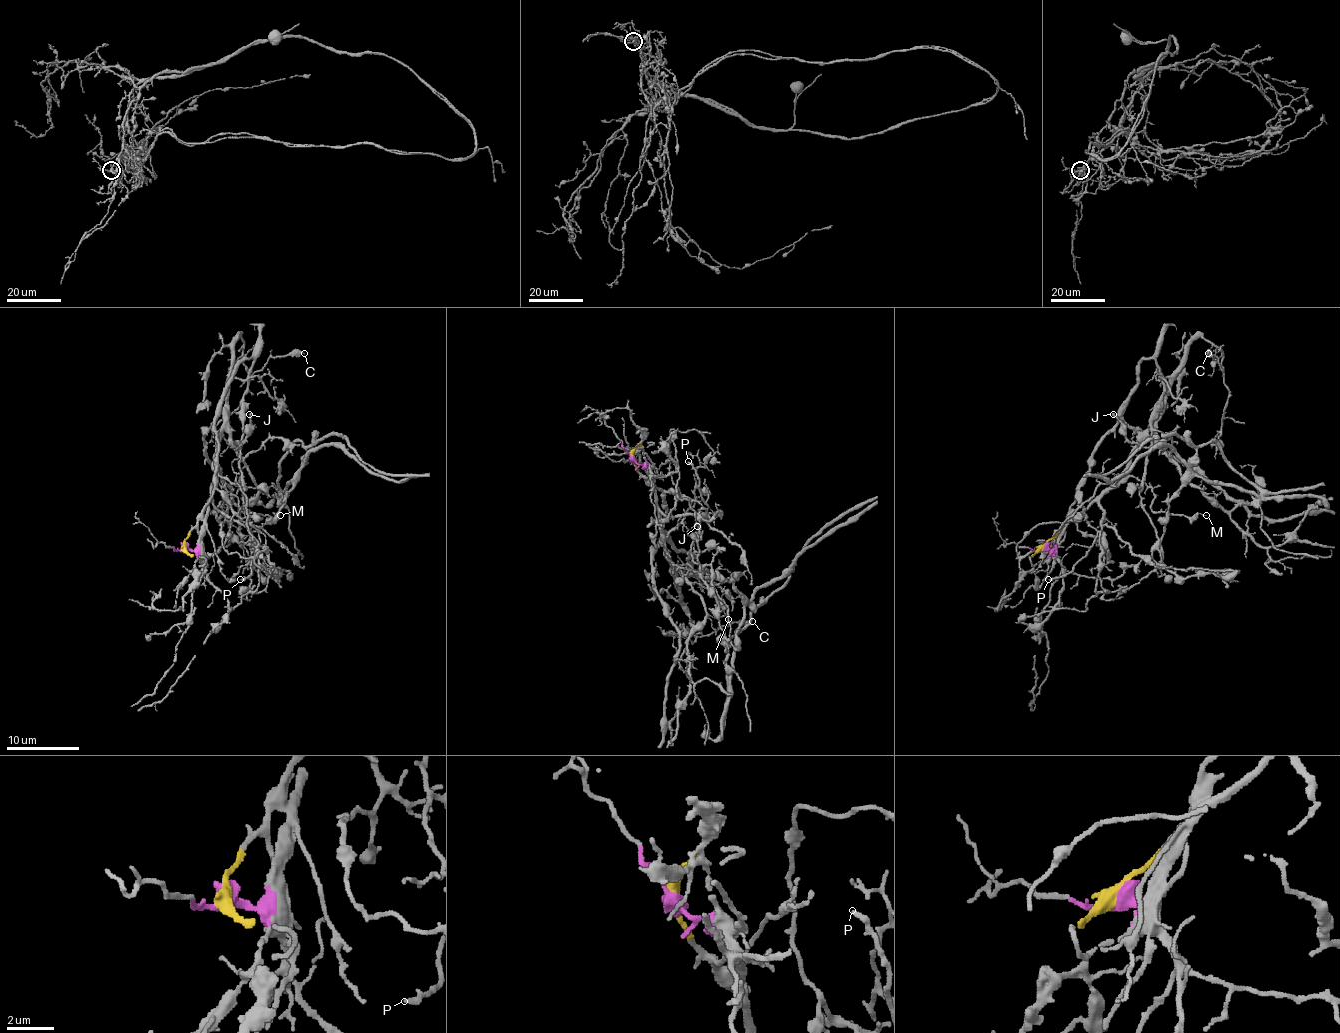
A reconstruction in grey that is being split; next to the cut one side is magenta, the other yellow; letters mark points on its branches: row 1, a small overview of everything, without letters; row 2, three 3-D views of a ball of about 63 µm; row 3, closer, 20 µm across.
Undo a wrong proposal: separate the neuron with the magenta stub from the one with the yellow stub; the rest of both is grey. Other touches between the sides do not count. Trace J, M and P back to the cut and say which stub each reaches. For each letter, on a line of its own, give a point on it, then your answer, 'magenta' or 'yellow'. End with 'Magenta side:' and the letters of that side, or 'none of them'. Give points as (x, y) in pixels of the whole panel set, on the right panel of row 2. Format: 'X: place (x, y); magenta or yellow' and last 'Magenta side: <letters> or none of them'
J: place (1113, 414); yellow
M: place (1206, 515); magenta
P: place (1048, 579); yellow
Magenta side: M

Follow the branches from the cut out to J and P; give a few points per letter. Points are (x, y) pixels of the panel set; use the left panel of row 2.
J: (183, 546), (212, 495), (217, 408), (245, 359), (252, 359), (243, 397), (241, 446), (250, 423), (248, 413)
P: (183, 546), (203, 506), (216, 490), (257, 532), (259, 543), (250, 572), (246, 577), (239, 579)

